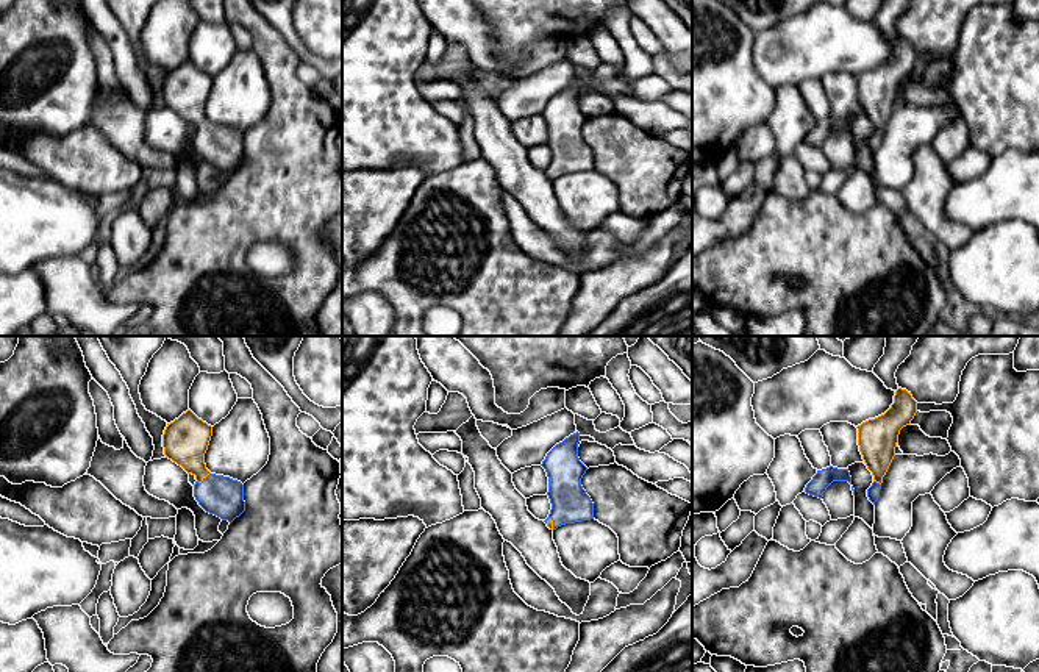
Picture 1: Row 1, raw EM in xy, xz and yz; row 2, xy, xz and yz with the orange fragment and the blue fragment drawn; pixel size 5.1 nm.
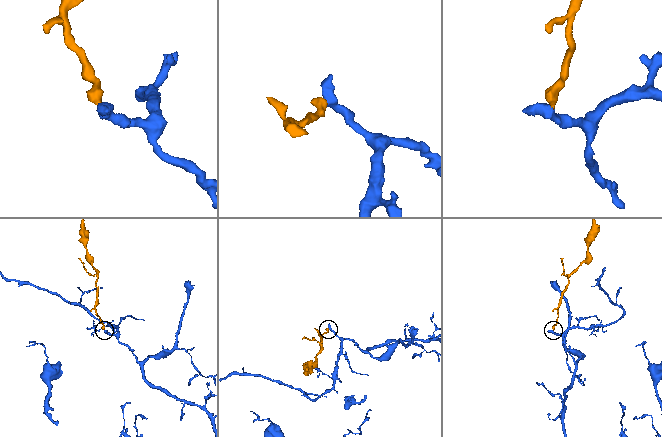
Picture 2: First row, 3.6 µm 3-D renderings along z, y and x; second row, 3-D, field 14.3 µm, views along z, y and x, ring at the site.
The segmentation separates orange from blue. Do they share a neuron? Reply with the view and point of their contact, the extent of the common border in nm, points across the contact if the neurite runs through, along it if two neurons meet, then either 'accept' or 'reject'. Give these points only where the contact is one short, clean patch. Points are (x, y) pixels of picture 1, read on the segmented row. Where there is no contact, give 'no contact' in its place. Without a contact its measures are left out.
xy (203, 477) | 90 nm | across xy (186, 439), (188, 452), (203, 477), (221, 496) | accept

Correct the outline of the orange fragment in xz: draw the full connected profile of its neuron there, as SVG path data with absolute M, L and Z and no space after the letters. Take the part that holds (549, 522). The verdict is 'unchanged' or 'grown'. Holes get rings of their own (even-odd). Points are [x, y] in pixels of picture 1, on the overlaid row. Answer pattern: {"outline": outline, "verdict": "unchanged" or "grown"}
{"outline": "M580 433L556 444L542 461L548 477L552 509L544 520L550 530L594 519L594 503L581 486L587 467L578 458Z", "verdict": "grown"}

